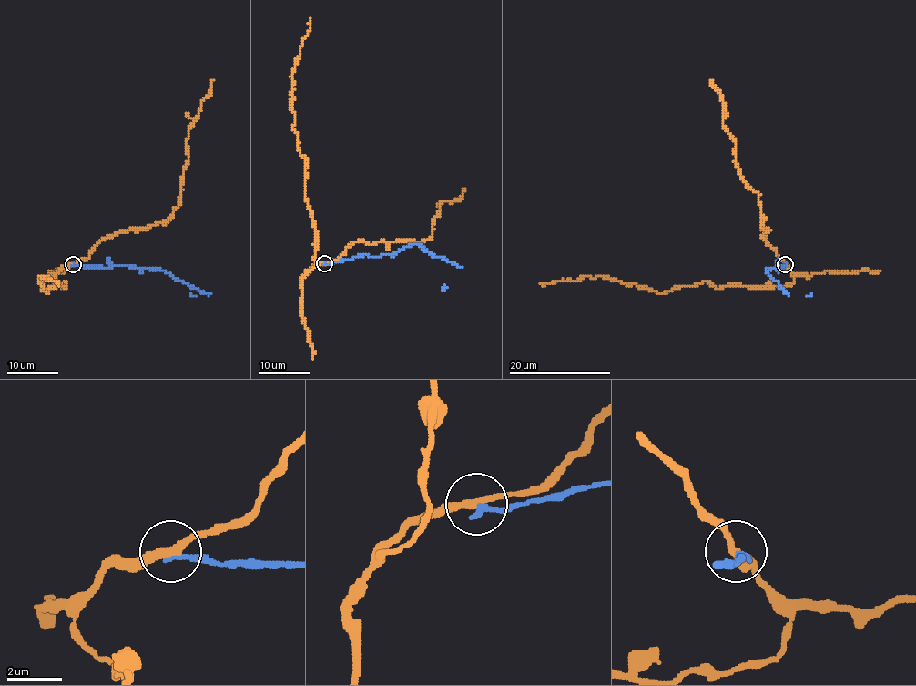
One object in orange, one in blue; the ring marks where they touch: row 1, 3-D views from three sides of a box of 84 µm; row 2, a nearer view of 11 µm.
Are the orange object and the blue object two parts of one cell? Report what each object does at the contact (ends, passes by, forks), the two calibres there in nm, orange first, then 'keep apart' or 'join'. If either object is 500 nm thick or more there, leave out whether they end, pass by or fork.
orange passes by | blue ends | 280/220 nm | keep apart

